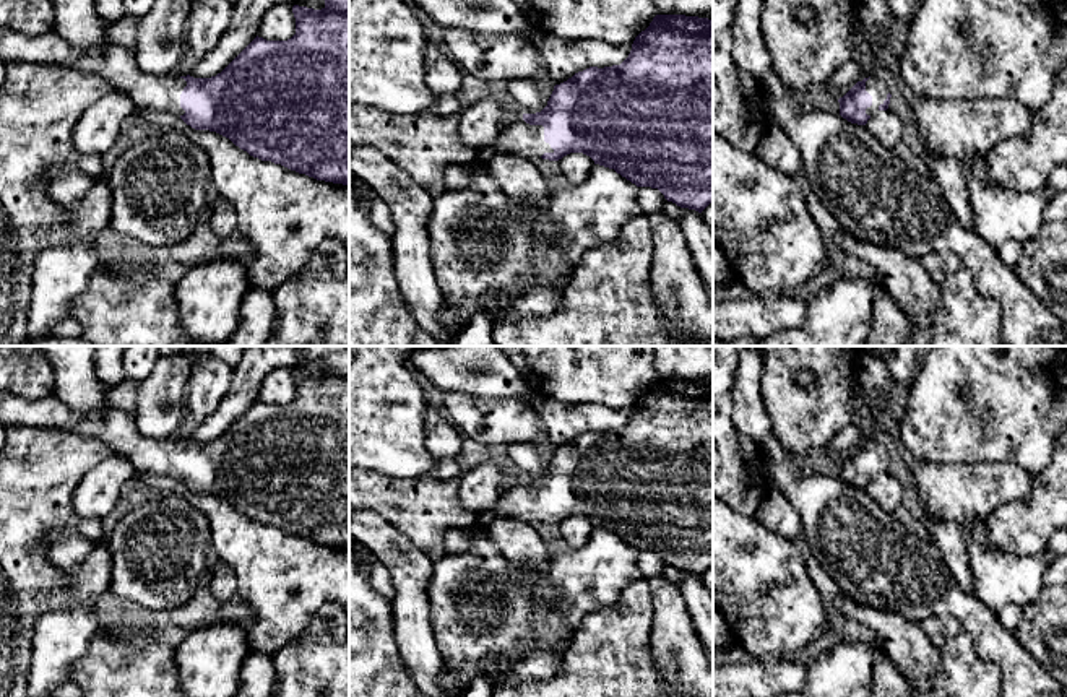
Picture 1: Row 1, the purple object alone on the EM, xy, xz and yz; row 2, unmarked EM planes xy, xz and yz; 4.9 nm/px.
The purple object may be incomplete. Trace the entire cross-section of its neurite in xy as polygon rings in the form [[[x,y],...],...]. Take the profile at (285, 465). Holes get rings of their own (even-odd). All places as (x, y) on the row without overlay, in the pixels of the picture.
[[[349,348],[336,351],[336,353],[328,353],[322,356],[320,359],[325,364],[325,370],[322,374],[313,374],[313,372],[299,370],[299,369],[292,370],[292,377],[296,382],[296,398],[291,403],[266,405],[257,400],[221,437],[211,442],[193,442],[190,439],[187,440],[148,439],[138,431],[135,416],[114,406],[110,401],[106,401],[99,408],[94,408],[89,411],[76,411],[75,408],[58,400],[55,393],[39,398],[39,400],[28,400],[11,392],[0,390],[0,421],[5,427],[15,426],[15,424],[52,427],[52,429],[71,431],[83,437],[97,439],[104,445],[107,445],[112,450],[112,453],[127,458],[136,471],[174,476],[192,492],[216,496],[229,502],[235,510],[247,515],[253,522],[281,528],[291,535],[305,538],[317,544],[349,549]]]

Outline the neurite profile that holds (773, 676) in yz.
[[[770,656],[737,665],[713,665],[713,697],[776,697],[806,686],[807,658]]]

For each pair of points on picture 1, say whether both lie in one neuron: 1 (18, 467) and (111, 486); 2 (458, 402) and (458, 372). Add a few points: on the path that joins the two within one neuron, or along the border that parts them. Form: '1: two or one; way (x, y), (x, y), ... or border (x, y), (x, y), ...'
1: two; border (109, 454), (77, 486), (73, 510), (78, 517)
2: two; border (445, 392), (463, 392), (496, 400)

